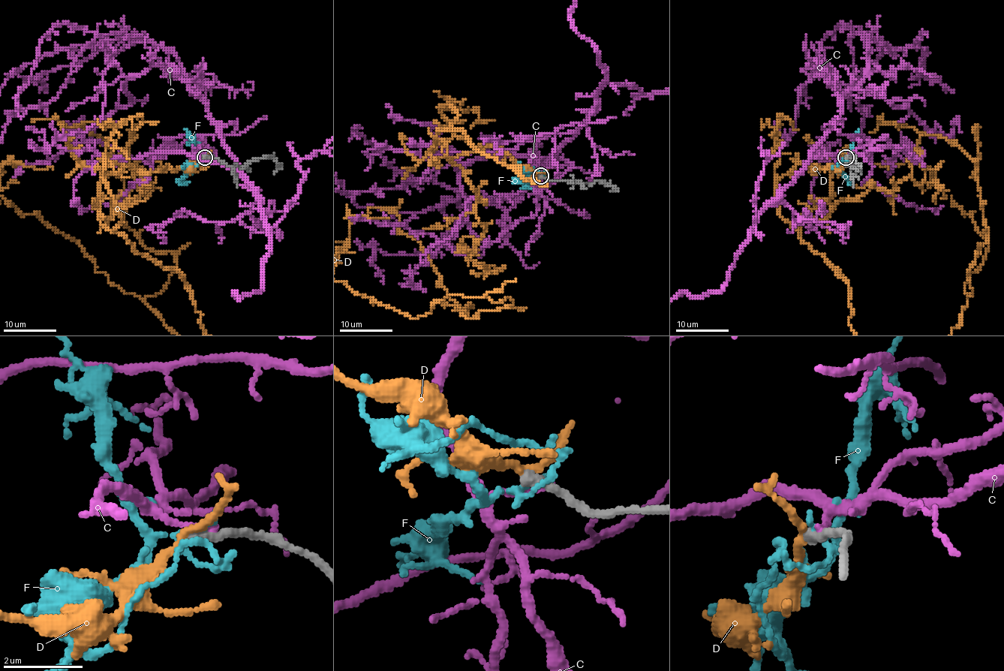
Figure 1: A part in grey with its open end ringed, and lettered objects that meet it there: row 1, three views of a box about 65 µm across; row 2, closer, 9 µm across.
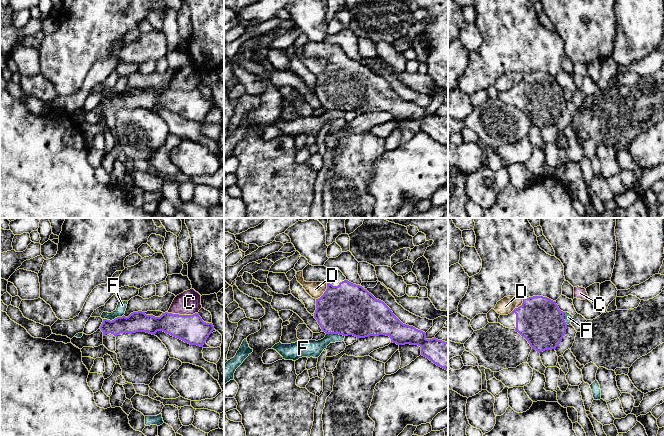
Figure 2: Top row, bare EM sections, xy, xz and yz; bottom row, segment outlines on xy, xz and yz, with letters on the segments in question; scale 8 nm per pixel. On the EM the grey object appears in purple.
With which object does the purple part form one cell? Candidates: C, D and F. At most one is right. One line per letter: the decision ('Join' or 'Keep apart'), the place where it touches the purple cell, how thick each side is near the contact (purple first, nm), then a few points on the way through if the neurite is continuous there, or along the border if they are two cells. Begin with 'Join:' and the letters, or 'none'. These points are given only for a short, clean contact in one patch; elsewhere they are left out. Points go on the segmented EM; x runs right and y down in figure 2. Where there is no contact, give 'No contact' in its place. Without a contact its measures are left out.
Join: none
C: Keep apart. Touches purple at xy (182, 315). Thickness 240 nm (purple) against 190 nm. Boundary: xy (167, 311), (173, 314), (197, 313)
D: Keep apart. Touches purple at xz (324, 292). Thickness 420 nm (purple) against 130 nm
F: Keep apart. Touches purple at xy (114, 319). Thickness 160 nm (purple) against 80 nm. Boundary: xy (123, 314), (111, 320), (103, 319)

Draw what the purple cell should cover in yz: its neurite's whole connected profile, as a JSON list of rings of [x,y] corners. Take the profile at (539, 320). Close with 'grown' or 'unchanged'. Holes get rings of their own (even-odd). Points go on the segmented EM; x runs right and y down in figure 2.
[[[543,296],[524,298],[522,305],[515,308],[510,314],[500,315],[498,323],[506,328],[514,329],[528,341],[532,349],[539,353],[556,349],[567,329],[564,312],[559,309],[555,301]]]; grown

